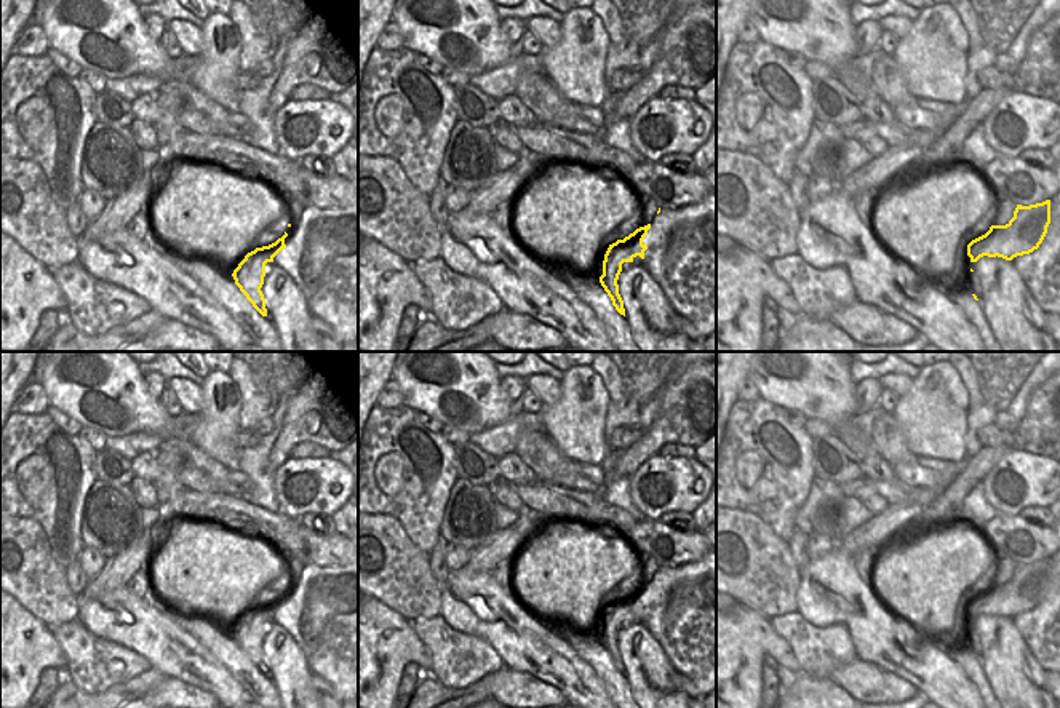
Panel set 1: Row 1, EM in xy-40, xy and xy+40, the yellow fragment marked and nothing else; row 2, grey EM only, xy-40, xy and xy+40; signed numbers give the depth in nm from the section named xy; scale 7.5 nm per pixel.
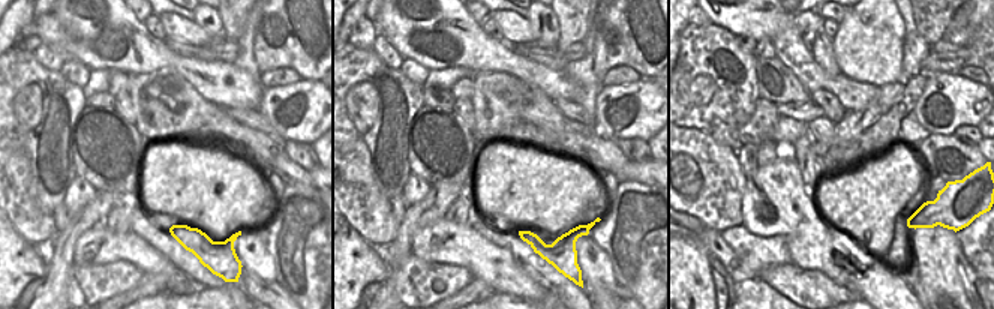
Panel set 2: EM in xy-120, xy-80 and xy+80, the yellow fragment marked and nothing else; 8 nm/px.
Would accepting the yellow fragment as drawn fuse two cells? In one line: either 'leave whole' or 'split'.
leave whole

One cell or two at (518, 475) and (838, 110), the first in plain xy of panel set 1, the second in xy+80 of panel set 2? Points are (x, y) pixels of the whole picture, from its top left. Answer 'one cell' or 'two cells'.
one cell

